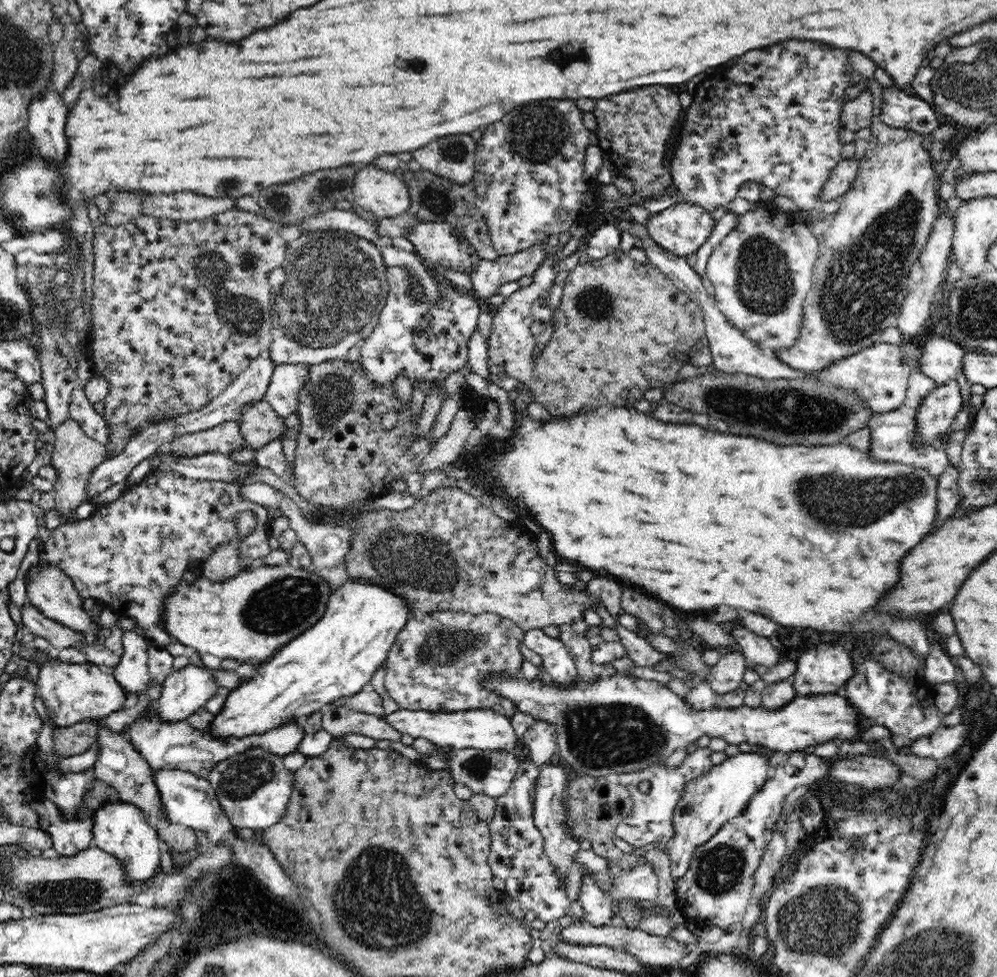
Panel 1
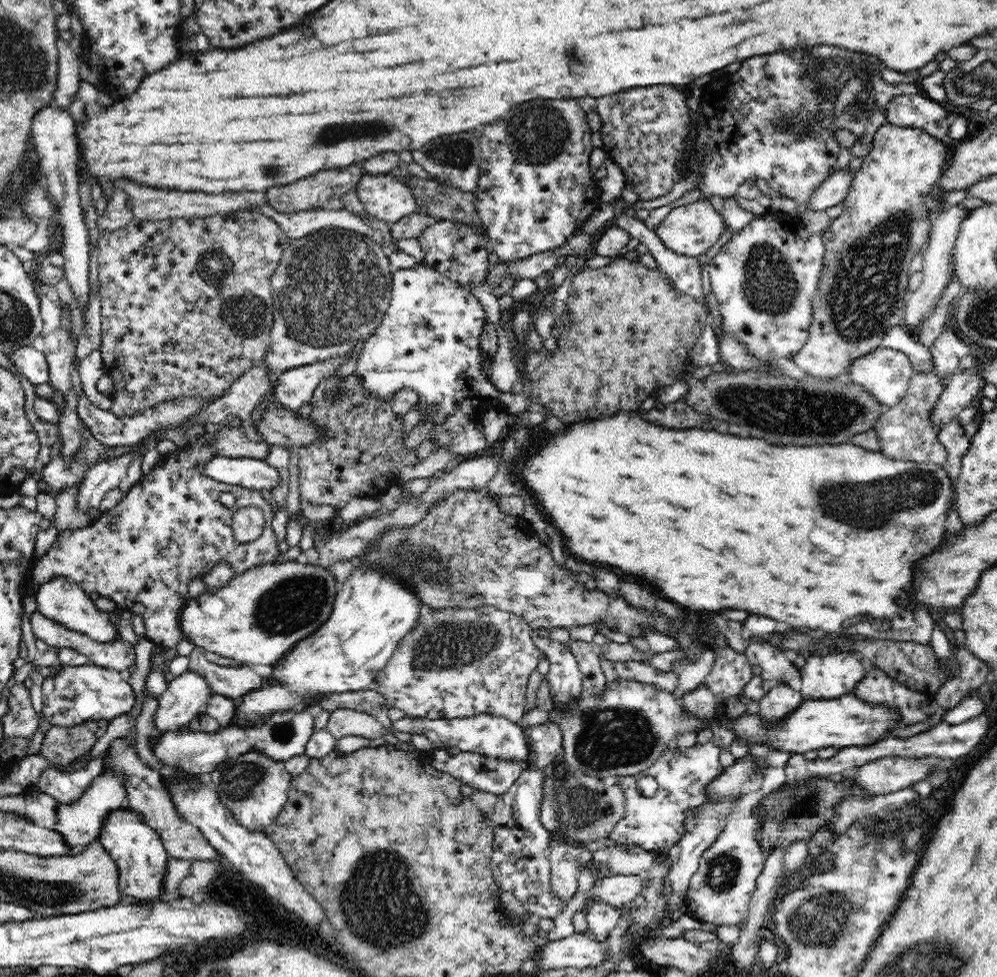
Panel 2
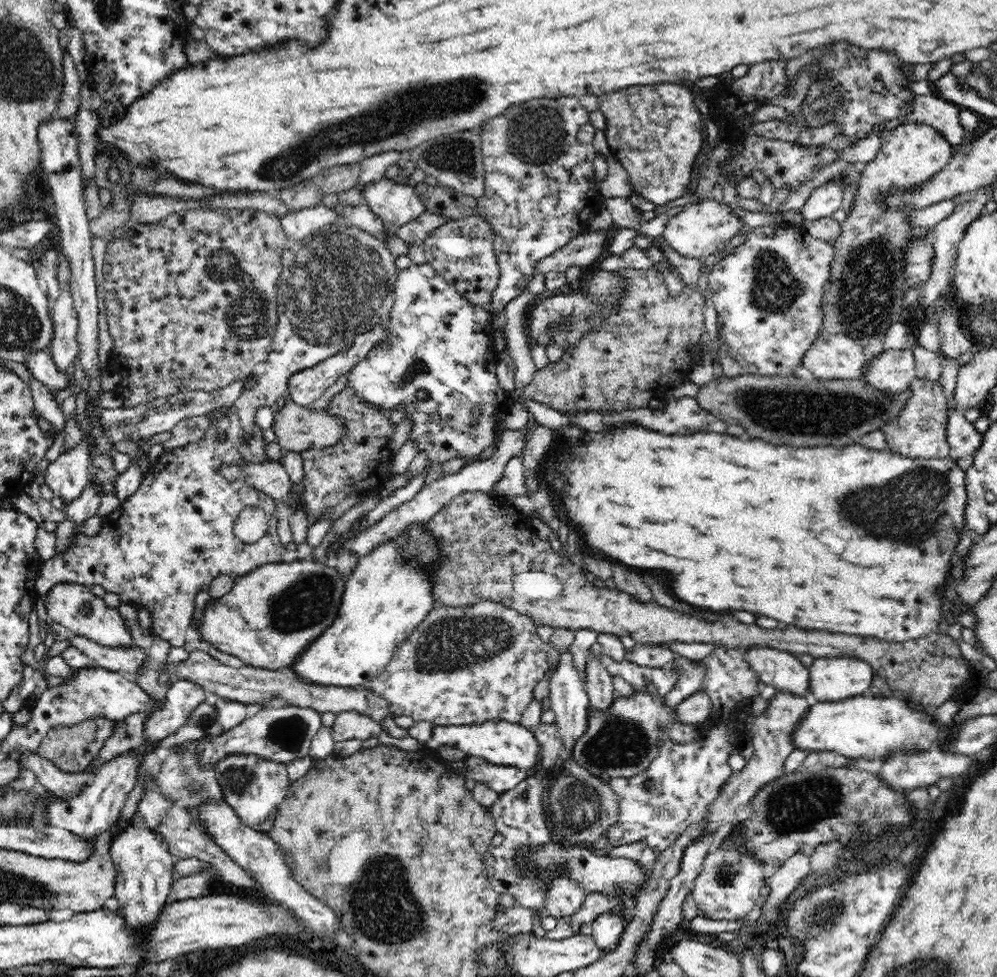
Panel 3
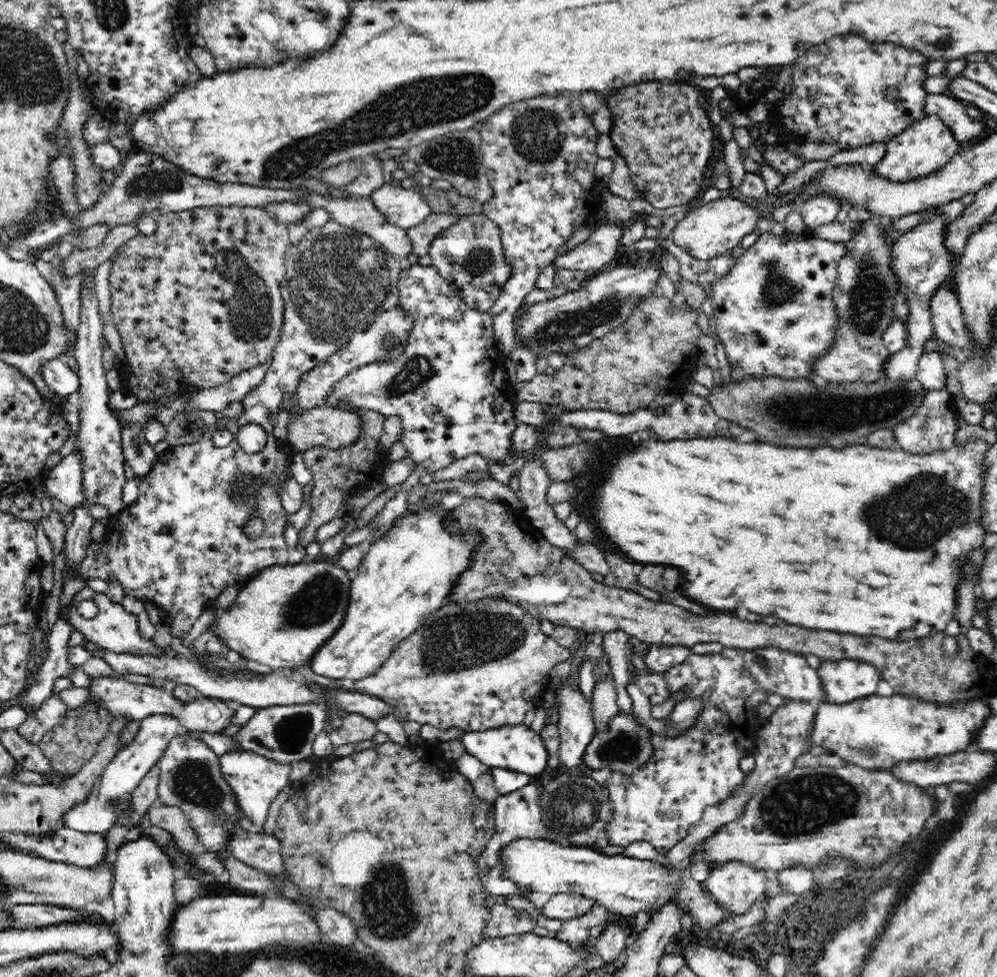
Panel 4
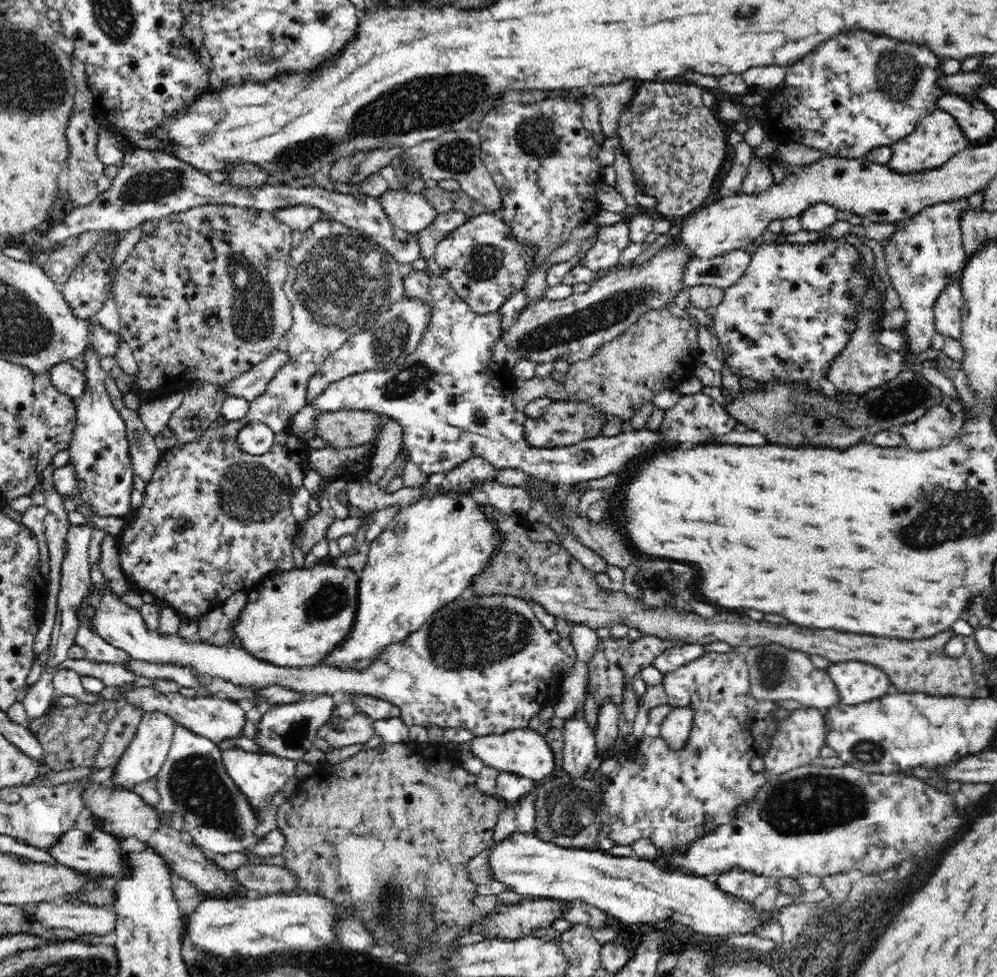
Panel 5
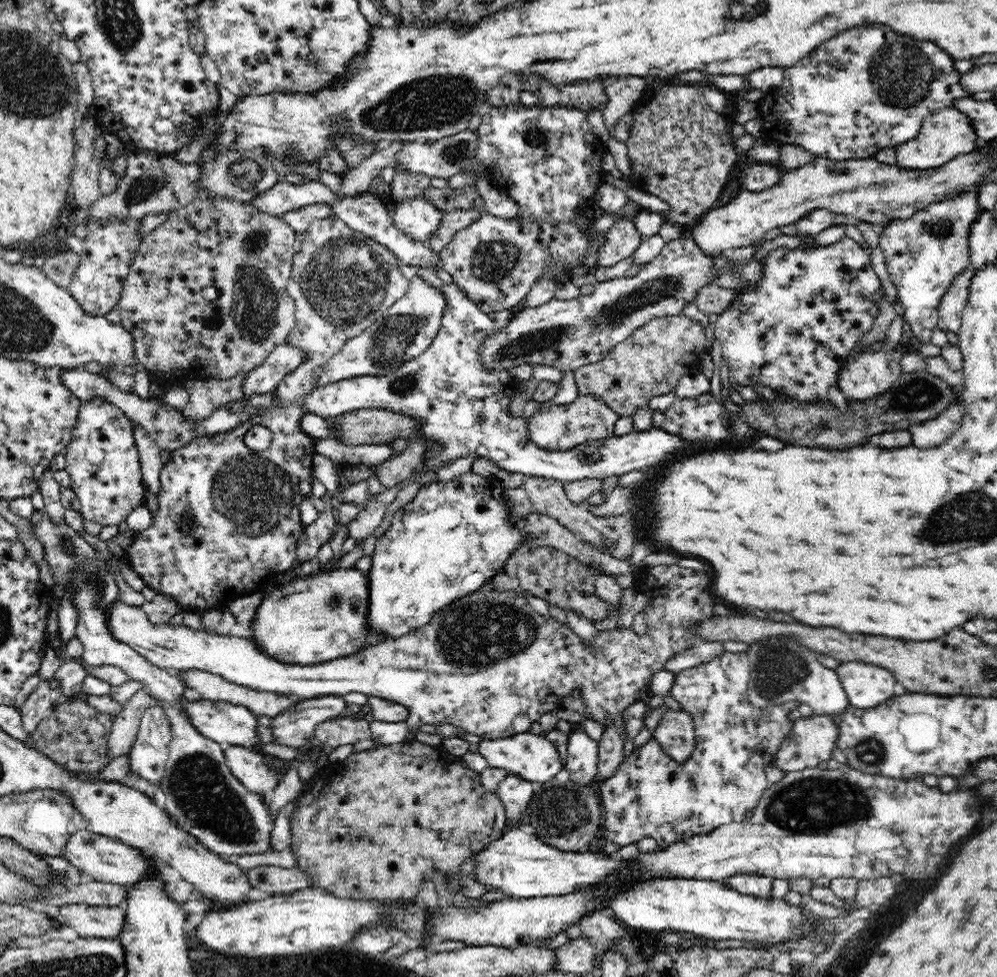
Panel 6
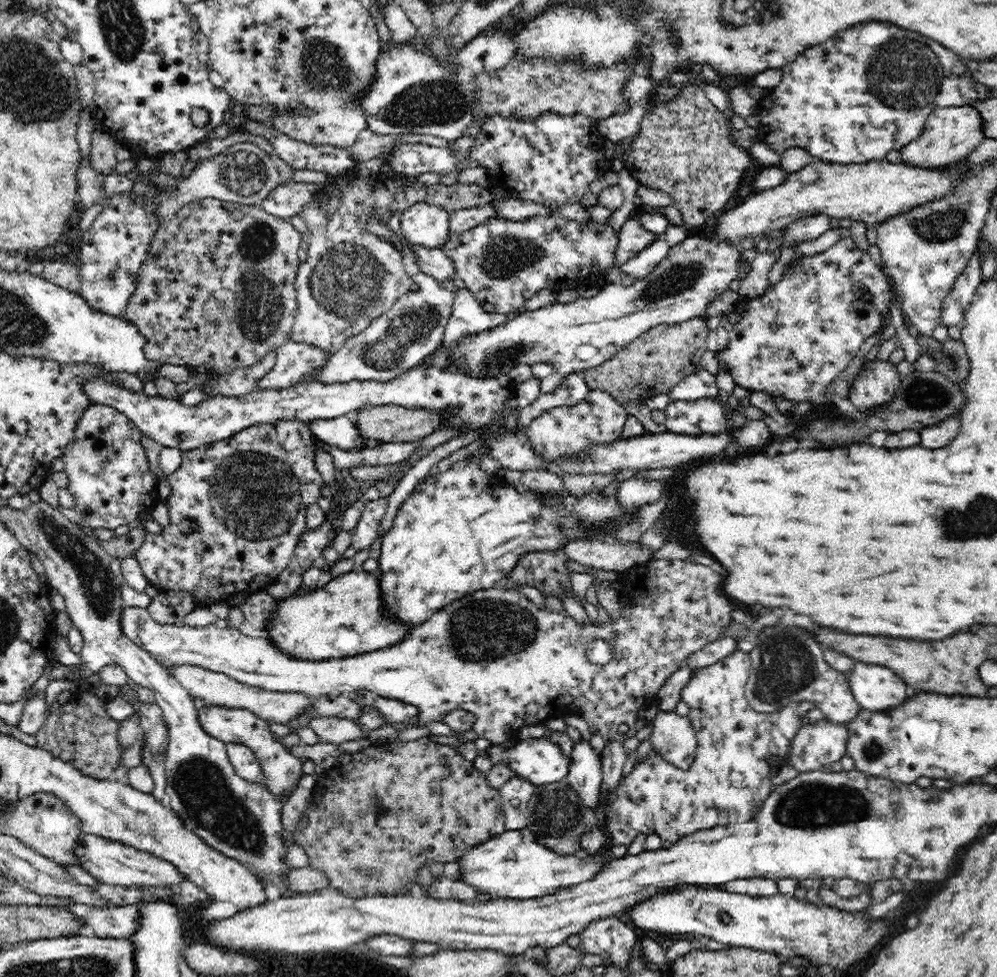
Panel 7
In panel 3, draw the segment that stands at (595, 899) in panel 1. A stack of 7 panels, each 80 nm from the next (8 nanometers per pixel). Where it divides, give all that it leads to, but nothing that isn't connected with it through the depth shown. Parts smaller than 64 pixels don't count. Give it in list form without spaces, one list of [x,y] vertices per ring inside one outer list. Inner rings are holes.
[[[603,912],[592,924],[591,937],[594,939],[596,946],[600,948],[600,951],[606,954],[617,947],[623,930],[624,922],[621,913]]]

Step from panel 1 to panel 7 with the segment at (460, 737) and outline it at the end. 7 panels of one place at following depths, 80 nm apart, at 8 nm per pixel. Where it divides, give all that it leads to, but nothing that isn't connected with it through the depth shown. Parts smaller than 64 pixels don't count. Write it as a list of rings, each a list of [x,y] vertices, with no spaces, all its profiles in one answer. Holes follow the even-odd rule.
[[[548,738],[516,739],[514,745],[506,747],[502,745],[490,745],[486,750],[487,757],[496,764],[505,764],[524,781],[528,780],[535,786],[549,785],[564,781],[570,772],[570,761],[557,744],[550,742]]]

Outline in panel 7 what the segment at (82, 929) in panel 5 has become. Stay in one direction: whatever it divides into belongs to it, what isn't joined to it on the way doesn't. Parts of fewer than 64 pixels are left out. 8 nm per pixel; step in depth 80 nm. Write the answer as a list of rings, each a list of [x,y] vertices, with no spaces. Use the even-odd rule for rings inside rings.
[[[69,904],[68,909],[81,916],[86,922],[85,928],[98,938],[128,939],[137,929],[137,921],[140,920],[138,904],[109,908]]]

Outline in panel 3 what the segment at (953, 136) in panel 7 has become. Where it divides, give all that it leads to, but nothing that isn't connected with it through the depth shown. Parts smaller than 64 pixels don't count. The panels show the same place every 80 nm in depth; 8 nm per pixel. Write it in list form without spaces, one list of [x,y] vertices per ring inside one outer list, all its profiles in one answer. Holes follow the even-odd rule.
[[[927,124],[898,125],[896,129],[882,132],[881,144],[876,158],[866,164],[862,172],[861,189],[854,196],[852,209],[848,218],[840,223],[842,232],[830,243],[834,247],[832,276],[824,285],[822,294],[822,310],[824,320],[812,346],[804,353],[801,364],[810,370],[818,379],[858,380],[866,376],[866,368],[885,351],[883,338],[891,324],[908,321],[908,311],[904,308],[904,298],[908,289],[906,275],[903,272],[903,246],[907,240],[920,236],[923,229],[915,229],[909,224],[908,212],[914,208],[887,210],[881,208],[880,198],[886,191],[894,191],[895,187],[918,187],[934,178],[942,171],[954,156],[955,146],[950,144],[932,126]]]

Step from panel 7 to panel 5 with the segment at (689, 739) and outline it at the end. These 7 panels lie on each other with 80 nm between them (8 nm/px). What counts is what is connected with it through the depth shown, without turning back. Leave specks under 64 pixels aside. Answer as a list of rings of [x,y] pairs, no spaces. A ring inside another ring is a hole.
[[[674,707],[660,725],[660,741],[672,749],[681,749],[687,744],[695,713],[692,708]]]

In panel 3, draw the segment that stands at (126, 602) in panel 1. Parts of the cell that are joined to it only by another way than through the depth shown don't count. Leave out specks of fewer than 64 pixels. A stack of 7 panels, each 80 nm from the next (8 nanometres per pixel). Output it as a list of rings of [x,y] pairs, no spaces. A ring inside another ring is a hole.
[[[332,224],[324,226],[321,230],[318,230],[315,234],[312,234],[299,241],[290,242],[285,251],[281,256],[282,261],[282,272],[281,276],[277,280],[277,329],[274,333],[273,347],[270,351],[269,357],[265,360],[265,374],[257,377],[257,382],[254,387],[250,390],[244,390],[242,394],[234,401],[234,404],[230,408],[224,410],[224,413],[217,419],[212,421],[209,426],[208,432],[196,442],[187,444],[186,446],[169,449],[158,457],[155,463],[149,466],[144,472],[143,479],[132,496],[127,500],[121,502],[121,505],[110,513],[106,518],[102,518],[102,524],[98,534],[94,536],[88,536],[85,534],[73,535],[70,544],[63,553],[56,553],[52,558],[47,561],[43,561],[44,566],[38,572],[36,580],[34,582],[34,592],[39,595],[45,595],[54,584],[60,583],[74,583],[82,584],[84,586],[92,586],[92,584],[100,584],[104,588],[105,592],[114,592],[118,594],[120,602],[127,602],[133,604],[136,608],[142,610],[148,610],[152,618],[151,631],[155,637],[162,638],[162,640],[168,640],[168,643],[172,647],[182,647],[185,644],[186,632],[190,630],[190,625],[193,624],[194,614],[194,598],[200,590],[206,590],[208,586],[212,586],[212,582],[218,578],[218,576],[230,576],[234,578],[244,577],[245,574],[252,573],[254,569],[257,569],[262,565],[269,565],[270,563],[282,563],[282,558],[286,554],[286,547],[280,541],[278,533],[276,533],[276,524],[278,522],[278,513],[276,512],[276,505],[274,505],[274,498],[265,492],[261,492],[257,488],[253,488],[245,483],[243,478],[240,480],[226,480],[221,474],[219,474],[219,468],[222,465],[230,463],[236,463],[243,465],[244,463],[259,463],[267,460],[265,457],[263,446],[266,444],[259,434],[257,434],[256,424],[254,423],[255,412],[260,406],[272,406],[273,404],[280,403],[288,397],[288,384],[290,378],[301,372],[301,370],[309,369],[310,367],[316,366],[319,362],[325,361],[327,358],[338,354],[340,351],[344,351],[350,344],[354,342],[354,338],[358,334],[364,334],[366,331],[372,330],[374,326],[366,326],[366,324],[378,323],[380,319],[387,319],[389,310],[393,308],[395,302],[395,286],[397,281],[397,265],[396,259],[381,240],[378,240],[374,236],[371,236],[368,232],[359,230],[356,227],[350,227],[344,224]],[[220,434],[226,435],[224,442],[216,442],[213,436]],[[251,506],[260,507],[267,516],[267,531],[258,542],[254,544],[246,544],[242,542],[233,531],[234,523],[238,518],[241,510]]]

